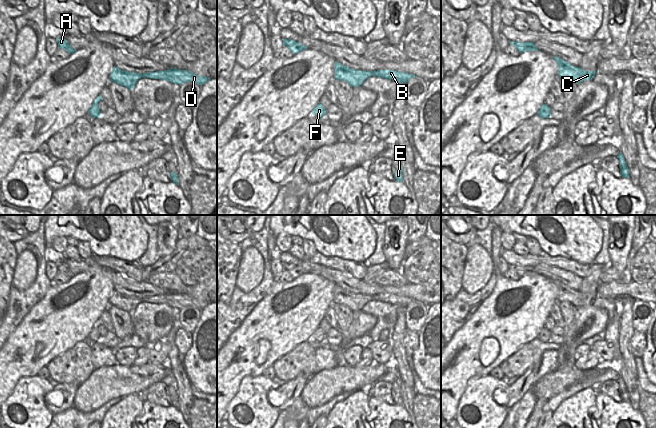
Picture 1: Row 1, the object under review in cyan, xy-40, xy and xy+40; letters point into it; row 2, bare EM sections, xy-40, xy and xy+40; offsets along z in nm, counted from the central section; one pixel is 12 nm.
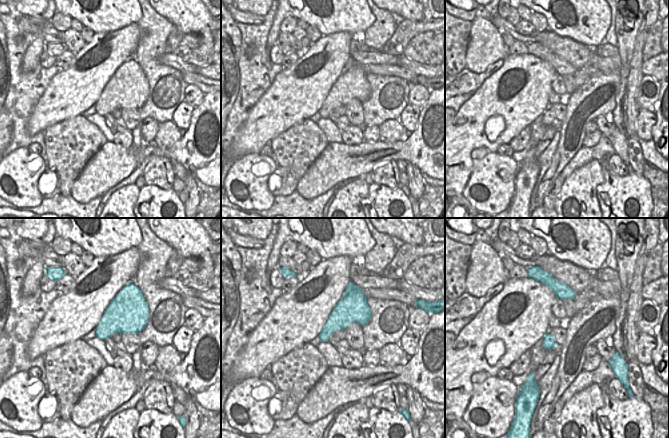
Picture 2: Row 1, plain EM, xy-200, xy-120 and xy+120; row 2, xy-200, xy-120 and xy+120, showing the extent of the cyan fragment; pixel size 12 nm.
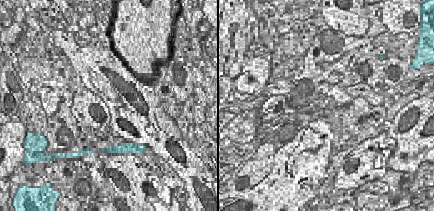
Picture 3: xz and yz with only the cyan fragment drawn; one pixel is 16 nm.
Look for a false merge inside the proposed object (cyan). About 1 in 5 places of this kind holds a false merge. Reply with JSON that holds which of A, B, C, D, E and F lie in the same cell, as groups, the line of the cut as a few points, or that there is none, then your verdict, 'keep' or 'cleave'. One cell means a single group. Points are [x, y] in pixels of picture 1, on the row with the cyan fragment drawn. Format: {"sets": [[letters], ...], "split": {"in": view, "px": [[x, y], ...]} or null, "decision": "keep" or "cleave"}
{"sets": [["A", "C", "E", "F"], ["B", "D"]], "split": {"in": "xy", "px": [[369, 71], [373, 74]]}, "decision": "cleave"}

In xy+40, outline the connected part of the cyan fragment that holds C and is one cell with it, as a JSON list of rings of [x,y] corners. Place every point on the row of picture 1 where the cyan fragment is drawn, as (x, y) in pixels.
[[[553,56],[558,65],[558,78],[570,78],[576,84],[585,80],[590,80],[595,76],[596,71],[585,71],[580,67],[575,67],[567,61]]]

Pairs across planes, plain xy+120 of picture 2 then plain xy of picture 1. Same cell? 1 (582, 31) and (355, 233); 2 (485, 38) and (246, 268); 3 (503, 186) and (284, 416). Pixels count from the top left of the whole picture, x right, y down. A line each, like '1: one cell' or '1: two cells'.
1: one cell
2: one cell
3: two cells

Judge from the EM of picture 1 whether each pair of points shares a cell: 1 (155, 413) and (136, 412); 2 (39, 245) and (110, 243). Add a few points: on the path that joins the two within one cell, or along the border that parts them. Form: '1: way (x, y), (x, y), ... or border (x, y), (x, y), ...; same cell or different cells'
1: border (143, 402), (143, 414), (140, 417); different cells
2: border (43, 225), (44, 256), (46, 262); different cells

